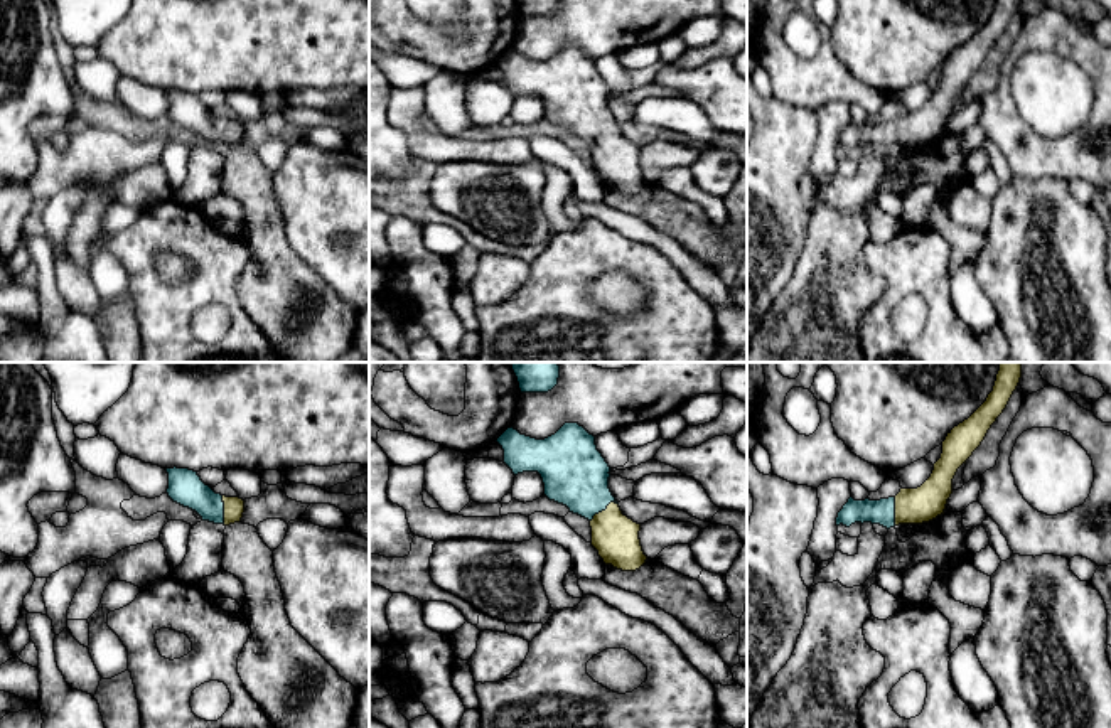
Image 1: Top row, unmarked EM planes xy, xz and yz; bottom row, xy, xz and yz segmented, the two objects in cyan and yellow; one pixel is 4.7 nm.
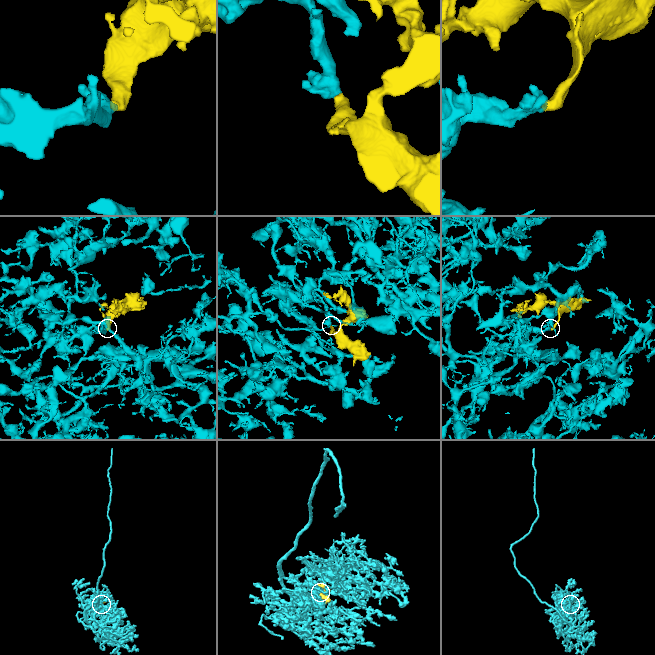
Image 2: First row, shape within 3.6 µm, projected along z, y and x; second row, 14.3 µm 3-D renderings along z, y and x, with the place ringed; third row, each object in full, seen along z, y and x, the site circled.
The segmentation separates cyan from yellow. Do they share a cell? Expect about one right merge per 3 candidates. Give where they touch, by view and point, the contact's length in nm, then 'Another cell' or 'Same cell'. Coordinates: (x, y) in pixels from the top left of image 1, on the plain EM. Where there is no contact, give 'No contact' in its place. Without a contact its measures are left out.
Touches cyan at xz (602, 132). Shared border 160 nm. Same cell

